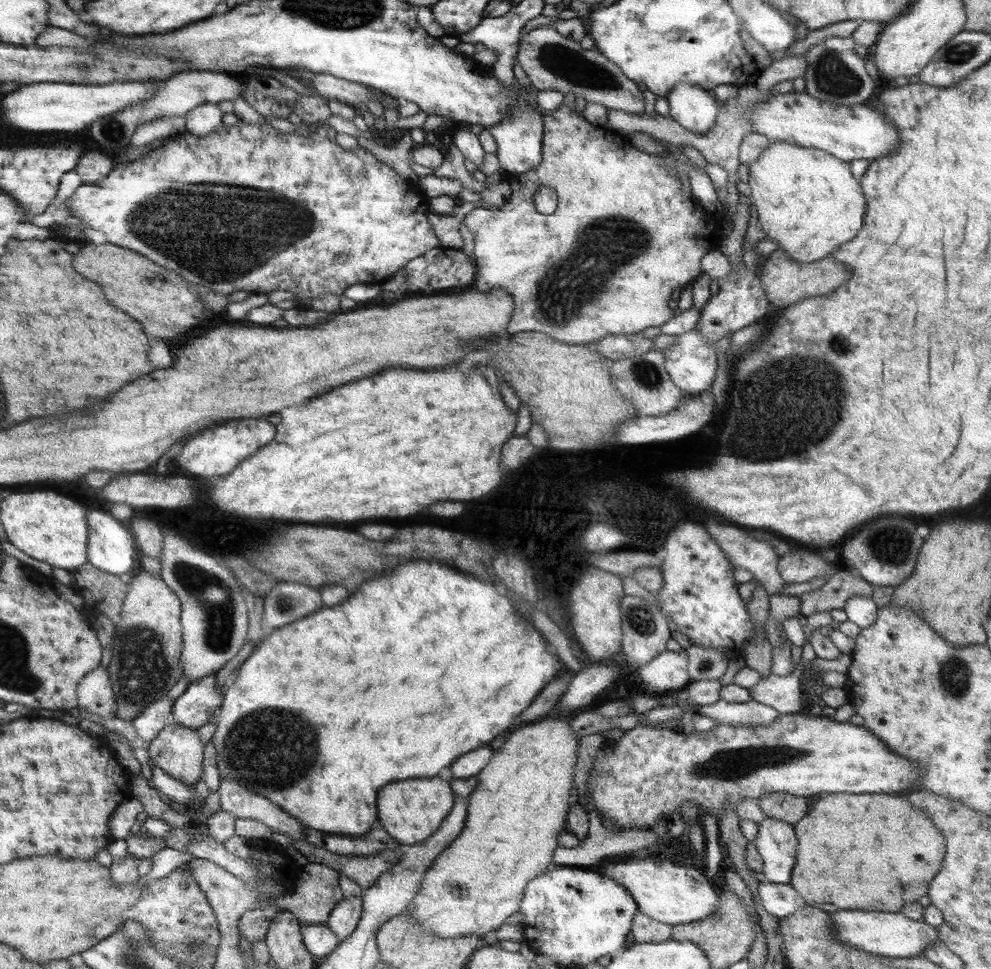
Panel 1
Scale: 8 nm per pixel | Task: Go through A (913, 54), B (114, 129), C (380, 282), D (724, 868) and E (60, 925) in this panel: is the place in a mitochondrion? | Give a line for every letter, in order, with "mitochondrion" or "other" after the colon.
A: other
B: mitochondrion
C: other
D: other
E: other

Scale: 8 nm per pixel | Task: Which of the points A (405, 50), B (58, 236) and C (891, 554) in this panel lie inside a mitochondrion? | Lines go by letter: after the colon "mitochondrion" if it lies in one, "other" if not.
A: other
B: other
C: mitochondrion

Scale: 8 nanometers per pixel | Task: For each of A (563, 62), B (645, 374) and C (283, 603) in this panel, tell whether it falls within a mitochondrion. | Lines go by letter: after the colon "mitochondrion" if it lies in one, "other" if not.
A: mitochondrion
B: mitochondrion
C: mitochondrion

